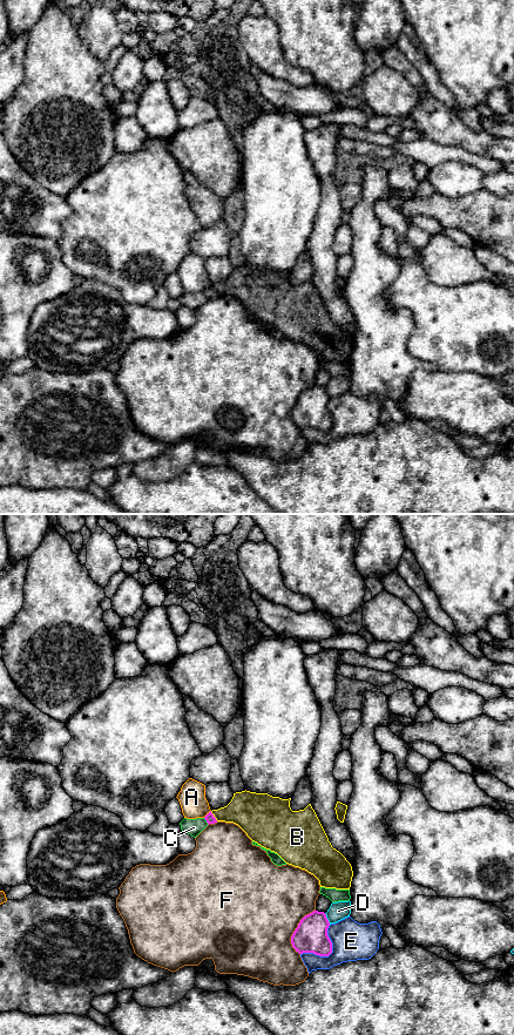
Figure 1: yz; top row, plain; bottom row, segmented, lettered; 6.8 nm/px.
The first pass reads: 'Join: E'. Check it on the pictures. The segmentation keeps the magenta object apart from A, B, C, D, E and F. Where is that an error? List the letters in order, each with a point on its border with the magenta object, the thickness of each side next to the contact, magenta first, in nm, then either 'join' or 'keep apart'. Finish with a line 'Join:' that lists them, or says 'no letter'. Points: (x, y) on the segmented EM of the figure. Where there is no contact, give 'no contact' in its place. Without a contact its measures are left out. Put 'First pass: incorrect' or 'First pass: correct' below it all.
A: meets magenta in yz at (208, 813); 60 nm thick on the magenta side, 190 nm on the other; keep apart
B: meets magenta in yz at (212, 816); 60 nm thick on the magenta side, 260 nm on the other; keep apart
C: meets magenta in yz at (207, 822); 60 nm thick on the magenta side, 110 nm on the other; keep apart
D: meets magenta in yz at (326, 919); 220 nm thick on the magenta side, 130 nm on the other; keep apart
E: meets magenta in yz at (329, 954); 220 nm thick on the magenta side, 260 nm on the other; keep apart
F: meets magenta in yz at (295, 931); 220 nm thick on the magenta side, 500 nm on the other; keep apart
Join: no letter
First pass: incorrect

